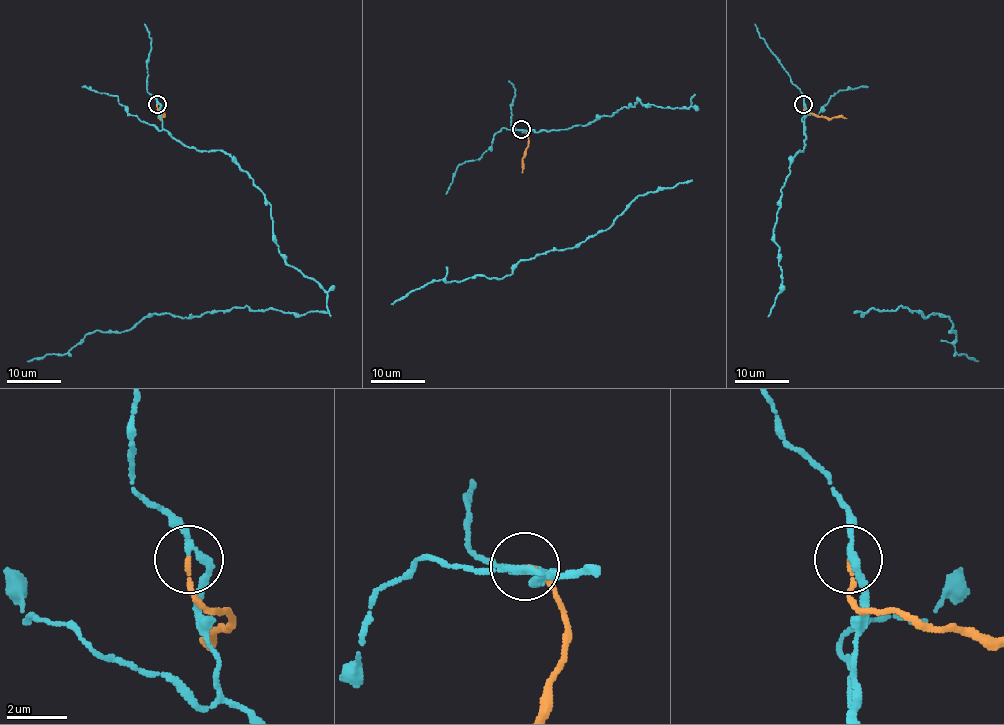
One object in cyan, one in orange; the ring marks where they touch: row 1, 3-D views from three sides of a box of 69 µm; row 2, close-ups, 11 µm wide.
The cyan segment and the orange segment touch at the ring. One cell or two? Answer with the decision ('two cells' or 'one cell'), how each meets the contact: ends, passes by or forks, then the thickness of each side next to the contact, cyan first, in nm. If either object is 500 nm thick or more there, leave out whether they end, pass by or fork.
two cells; cyan passes by; orange ends; calibres 170 and 150 nm

